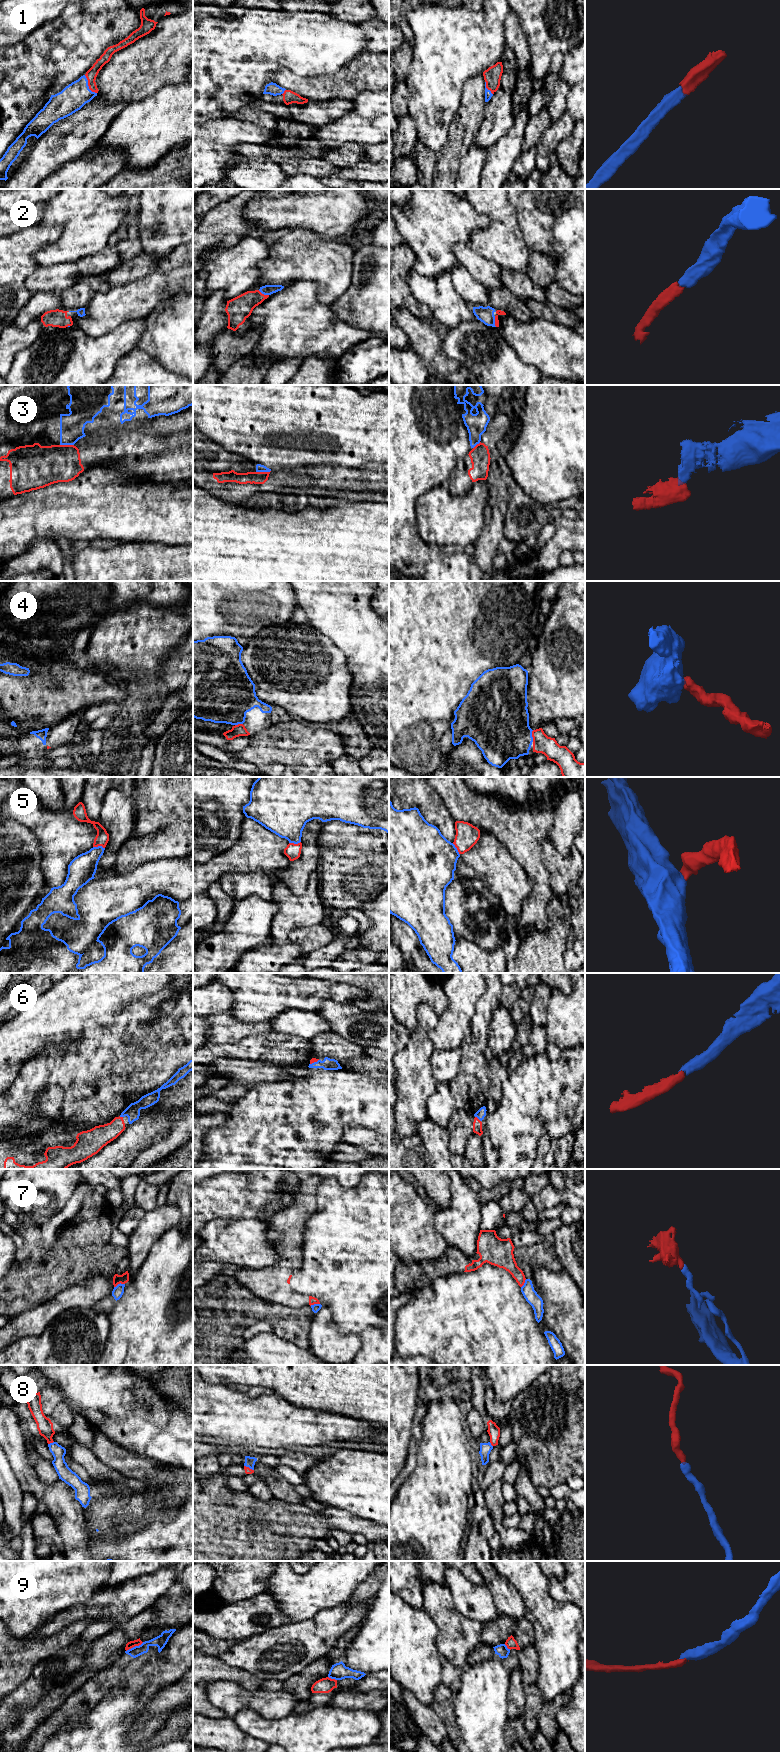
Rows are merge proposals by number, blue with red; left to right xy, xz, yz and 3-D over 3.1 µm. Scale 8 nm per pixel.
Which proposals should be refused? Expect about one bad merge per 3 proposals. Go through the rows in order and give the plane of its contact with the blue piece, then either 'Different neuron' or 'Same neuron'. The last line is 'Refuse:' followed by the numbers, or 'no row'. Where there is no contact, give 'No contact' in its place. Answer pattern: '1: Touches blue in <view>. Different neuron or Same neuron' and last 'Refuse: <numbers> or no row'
1: Touches blue in xy. Same neuron
2: Touches blue in yz. Same neuron
3: Touches blue in xz. Different neuron
4: Touches blue in yz. Same neuron
5: Touches blue in xy. Same neuron
6: Touches blue in yz. Same neuron
7: Touches blue in xy. Different neuron
8: Touches blue in xy. Same neuron
9: Touches blue in xy. Different neuron
Refuse: 3, 7, 9

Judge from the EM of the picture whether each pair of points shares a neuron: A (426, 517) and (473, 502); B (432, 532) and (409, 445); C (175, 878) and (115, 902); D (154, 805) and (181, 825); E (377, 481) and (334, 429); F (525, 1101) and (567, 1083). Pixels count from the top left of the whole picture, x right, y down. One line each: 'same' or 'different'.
A: same
B: different
C: same
D: different
E: different
F: same

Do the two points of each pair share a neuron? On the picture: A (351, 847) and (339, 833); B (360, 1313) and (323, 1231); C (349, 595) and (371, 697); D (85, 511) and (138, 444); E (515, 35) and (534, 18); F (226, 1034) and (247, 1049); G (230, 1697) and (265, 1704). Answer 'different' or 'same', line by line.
A: same
B: same
C: same
D: different
E: different
F: different
G: same

